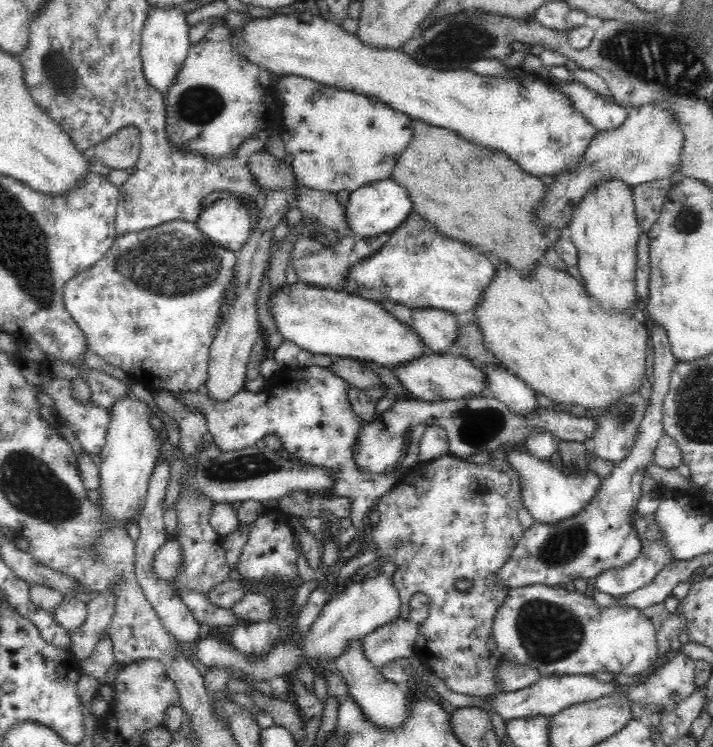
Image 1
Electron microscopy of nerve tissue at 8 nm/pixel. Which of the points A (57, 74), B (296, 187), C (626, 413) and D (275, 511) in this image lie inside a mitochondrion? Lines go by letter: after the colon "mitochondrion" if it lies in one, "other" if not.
A: mitochondrion
B: other
C: mitochondrion
D: other

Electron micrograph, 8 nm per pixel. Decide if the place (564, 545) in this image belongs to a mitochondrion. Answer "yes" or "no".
yes

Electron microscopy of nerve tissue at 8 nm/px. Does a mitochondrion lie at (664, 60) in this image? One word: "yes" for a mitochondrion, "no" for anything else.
yes

